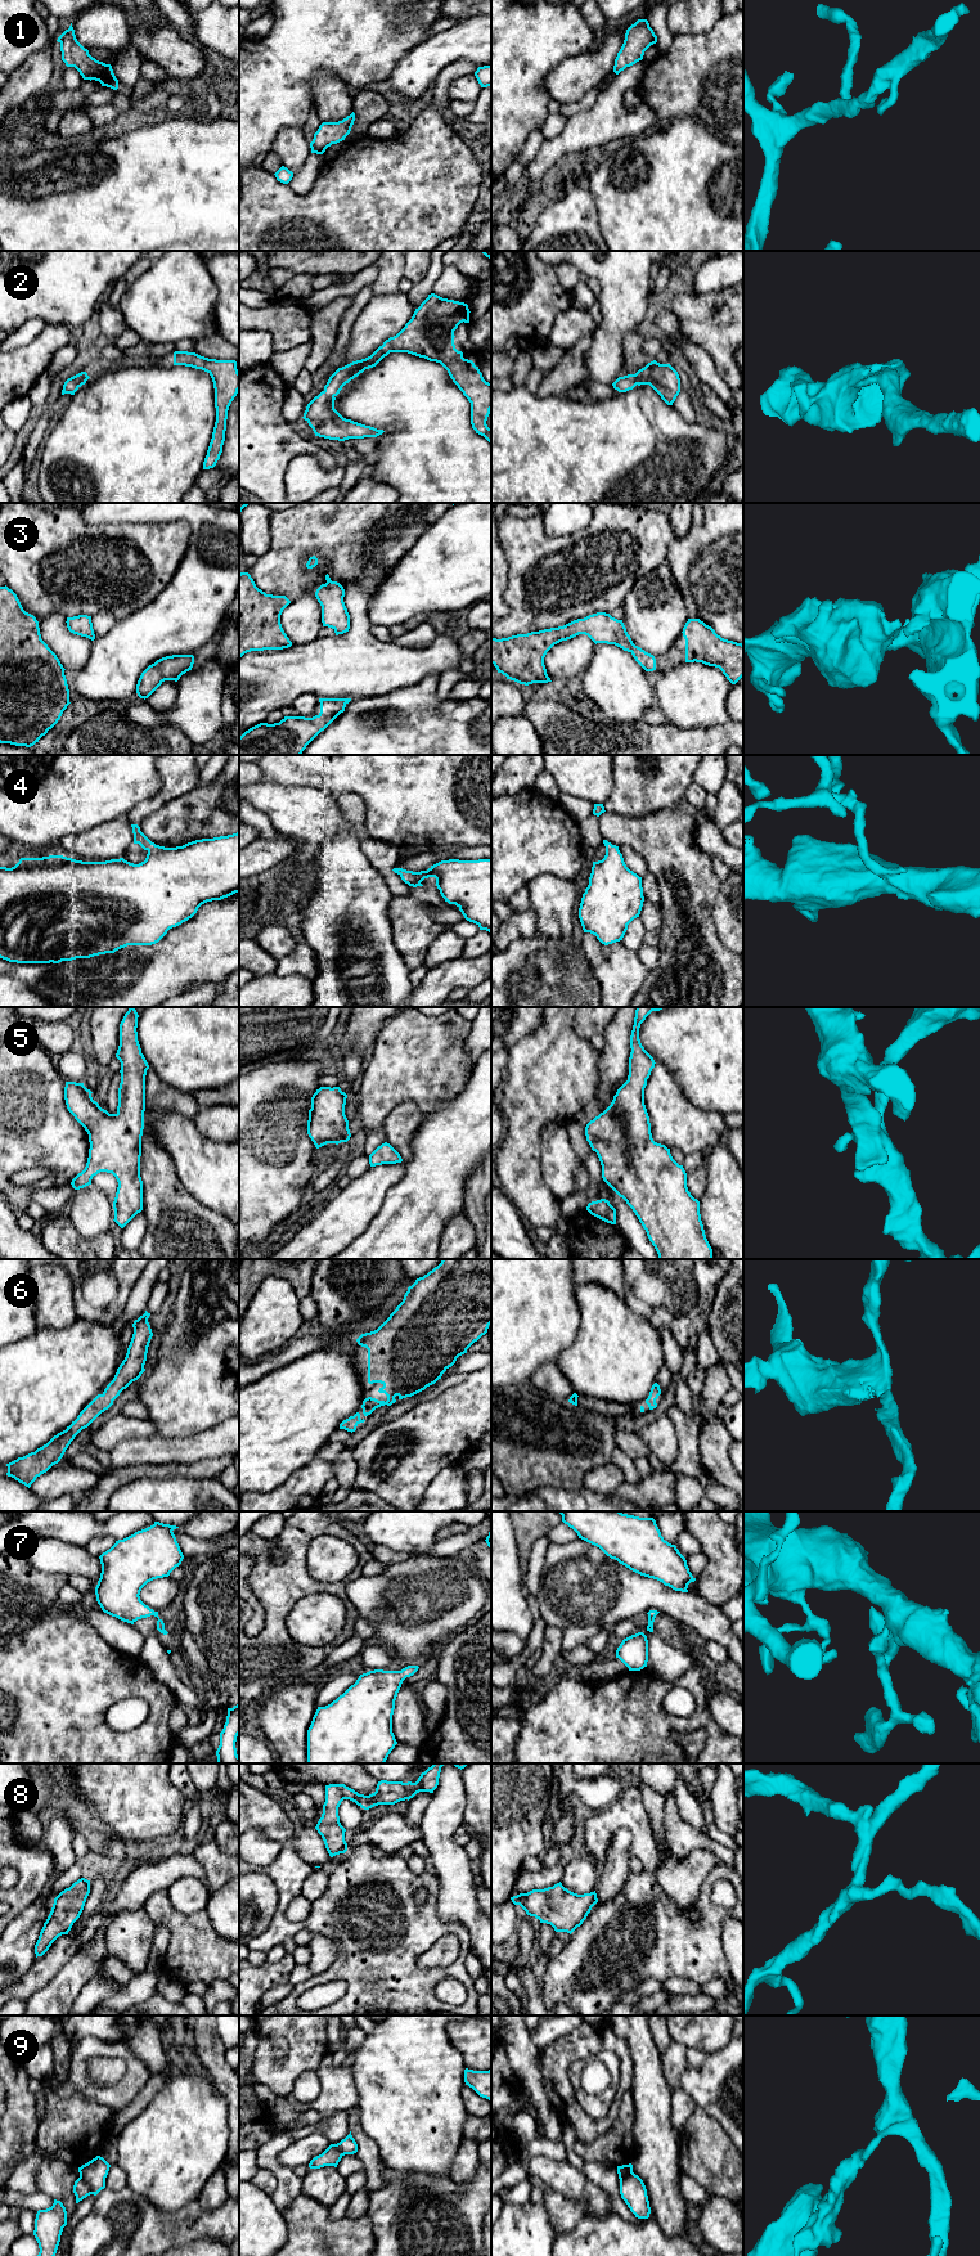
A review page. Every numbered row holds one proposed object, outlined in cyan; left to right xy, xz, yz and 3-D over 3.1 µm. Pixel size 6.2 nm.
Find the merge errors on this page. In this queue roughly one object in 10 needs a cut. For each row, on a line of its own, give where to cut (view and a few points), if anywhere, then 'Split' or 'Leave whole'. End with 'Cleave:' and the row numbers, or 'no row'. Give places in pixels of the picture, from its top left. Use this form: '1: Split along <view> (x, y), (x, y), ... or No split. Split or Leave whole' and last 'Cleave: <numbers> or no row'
1: No split. Leave whole
2: No split. Leave whole
3: No split. Leave whole
4: No split. Leave whole
5: No split. Leave whole
6: No split. Leave whole
7: No split. Leave whole
8: No split. Leave whole
9: Split along xy (80, 2176), (88, 2184), (91, 2193). Split
Cleave: 9

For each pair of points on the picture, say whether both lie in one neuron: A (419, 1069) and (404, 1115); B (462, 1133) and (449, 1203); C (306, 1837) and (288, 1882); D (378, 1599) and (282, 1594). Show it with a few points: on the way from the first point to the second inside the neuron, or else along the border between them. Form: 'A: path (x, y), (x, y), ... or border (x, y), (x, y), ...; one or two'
A: border (423, 1111), (413, 1102), (404, 1101), (385, 1119); two
B: path (449, 1150), (449, 1186); one
C: border (295, 1829), (292, 1847), (314, 1868); two
D: border (362, 1574), (346, 1586), (346, 1596), (358, 1617); two

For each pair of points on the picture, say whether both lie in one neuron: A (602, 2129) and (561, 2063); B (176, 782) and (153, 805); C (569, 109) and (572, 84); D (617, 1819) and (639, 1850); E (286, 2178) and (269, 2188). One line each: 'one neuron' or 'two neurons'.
A: one neuron
B: one neuron
C: two neurons
D: one neuron
E: two neurons

